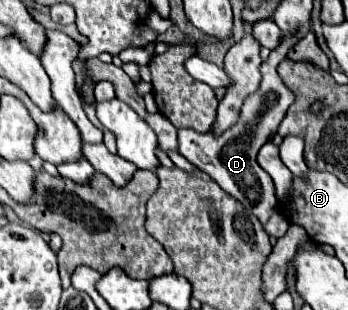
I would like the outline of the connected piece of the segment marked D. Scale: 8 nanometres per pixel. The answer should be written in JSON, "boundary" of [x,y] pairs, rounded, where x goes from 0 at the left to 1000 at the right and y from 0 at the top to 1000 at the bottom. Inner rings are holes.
{"boundary":[[[819,110],[807,148],[784,161],[773,187],[750,206],[744,219],[756,245],[750,277],[733,303],[721,303],[698,329],[693,374],[675,406],[664,406],[629,439],[618,439],[606,419],[589,432],[543,419],[543,413],[509,419],[514,497],[532,503],[549,529],[560,529],[572,548],[595,555],[641,613],[652,613],[652,626],[681,639],[716,684],[727,684],[750,710],[750,723],[761,723],[773,697],[802,677],[802,652],[790,632],[790,600],[784,600],[779,568],[739,529],[739,490],[761,458],[773,458],[790,439],[836,329],[848,329],[848,303],[836,303],[836,290],[813,271],[813,258],[796,239],[796,206],[825,181],[830,155],[848,148],[853,129],[859,129],[853,110],[848,116]]]}

